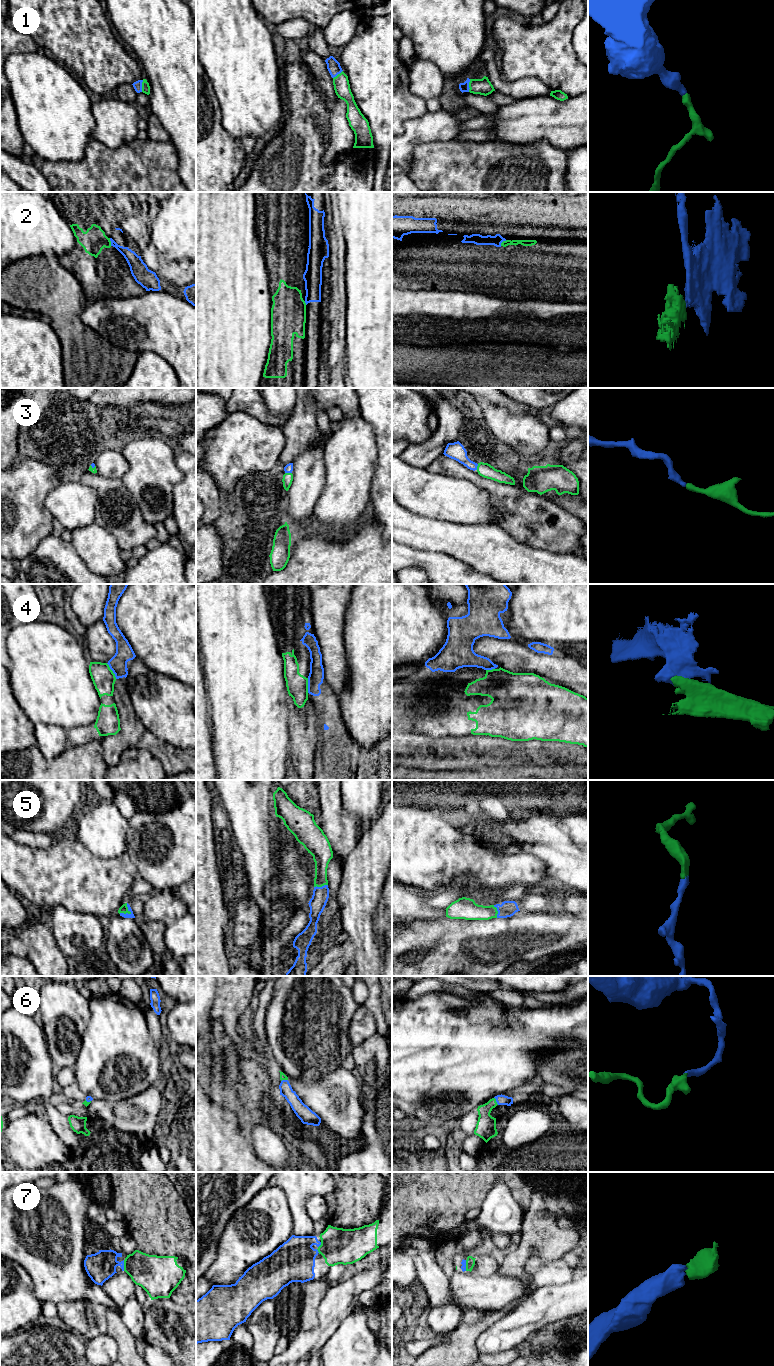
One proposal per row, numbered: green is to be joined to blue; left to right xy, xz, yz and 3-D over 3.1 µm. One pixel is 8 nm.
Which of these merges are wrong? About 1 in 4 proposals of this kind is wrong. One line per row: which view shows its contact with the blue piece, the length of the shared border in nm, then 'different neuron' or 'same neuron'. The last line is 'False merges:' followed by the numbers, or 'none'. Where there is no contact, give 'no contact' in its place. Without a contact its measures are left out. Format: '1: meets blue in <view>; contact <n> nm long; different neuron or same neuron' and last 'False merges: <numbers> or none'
1: meets blue in yz; contact 110 nm long; same neuron
2: meets blue in xy; contact 70 nm long; different neuron
3: meets blue in xz; contact 60 nm long; same neuron
4: meets blue in xy; contact 150 nm long; different neuron
5: meets blue in xy; contact 110 nm long; same neuron
6: meets blue in yz; contact 70 nm long; same neuron
7: meets blue in xy; contact 90 nm long; same neuron
False merges: 2, 4

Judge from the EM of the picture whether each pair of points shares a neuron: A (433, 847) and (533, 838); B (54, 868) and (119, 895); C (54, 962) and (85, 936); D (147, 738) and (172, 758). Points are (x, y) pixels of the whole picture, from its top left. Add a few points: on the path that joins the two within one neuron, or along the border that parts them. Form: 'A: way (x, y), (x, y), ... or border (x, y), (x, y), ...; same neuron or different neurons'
A: border (505, 852), (518, 853), (529, 851), (542, 861); different neurons
B: way (70, 875), (86, 884), (103, 888); same neuron
C: border (52, 933), (58, 948), (66, 956); different neurons
D: way (153, 744), (166, 753); same neuron

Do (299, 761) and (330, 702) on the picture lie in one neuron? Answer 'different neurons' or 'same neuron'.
different neurons

